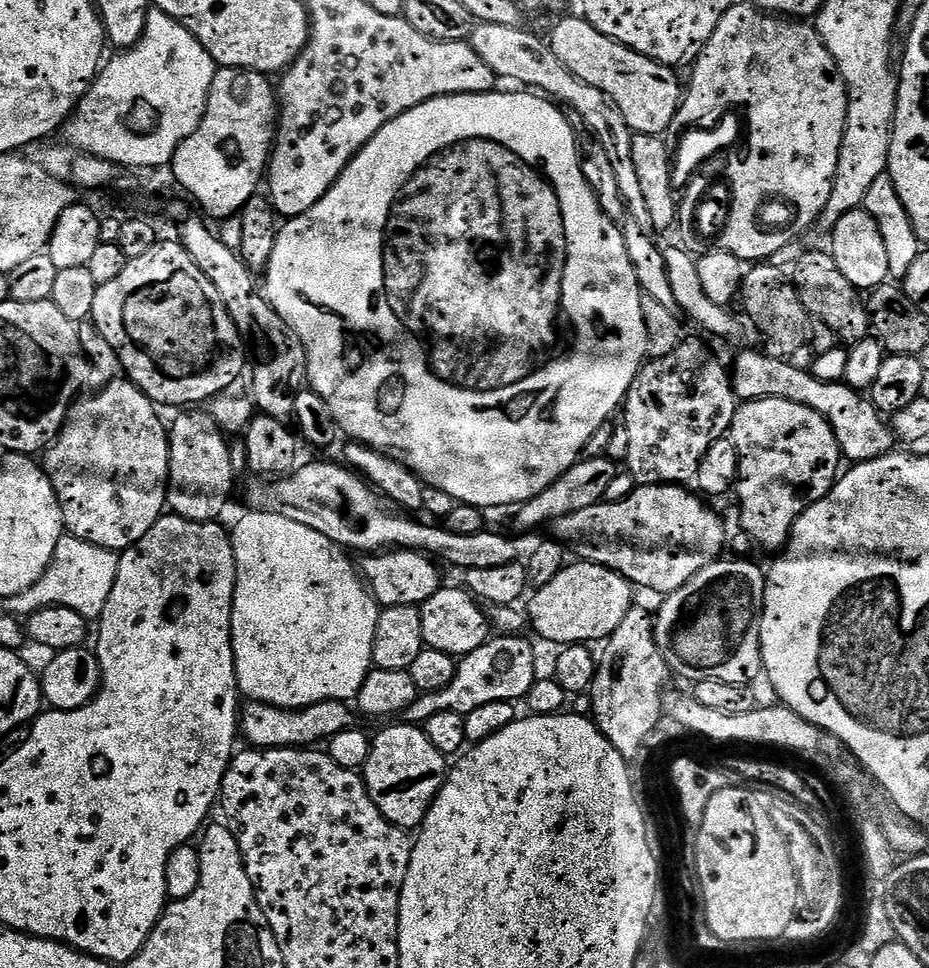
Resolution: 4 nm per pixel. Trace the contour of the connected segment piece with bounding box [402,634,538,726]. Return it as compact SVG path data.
M520 634L493 635L478 650L463 657L456 667L454 682L441 692L425 692L417 695L414 703L402 713L405 724L422 726L434 714L453 712L465 717L470 710L478 710L478 706L487 706L490 702L520 702L538 681L536 674L536 652L532 644Z

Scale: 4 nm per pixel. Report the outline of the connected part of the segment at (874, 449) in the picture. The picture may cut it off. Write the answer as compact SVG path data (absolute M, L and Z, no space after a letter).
M748 348L736 356L736 369L731 369L732 389L736 392L737 401L747 402L749 400L769 400L778 398L786 402L798 402L818 414L822 414L828 420L828 425L834 430L834 438L838 438L840 455L845 461L852 464L861 464L867 460L873 460L879 456L893 451L897 447L898 440L893 435L889 421L881 412L872 405L871 399L863 391L856 391L845 382L831 384L814 378L807 367L799 368L791 359L780 359L769 356L767 351L756 348Z

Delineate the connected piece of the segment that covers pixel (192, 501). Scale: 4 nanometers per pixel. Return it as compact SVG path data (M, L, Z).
M184 410L168 434L168 498L167 507L173 513L199 524L216 522L221 519L224 507L232 496L232 452L228 449L225 433L211 415L204 410Z

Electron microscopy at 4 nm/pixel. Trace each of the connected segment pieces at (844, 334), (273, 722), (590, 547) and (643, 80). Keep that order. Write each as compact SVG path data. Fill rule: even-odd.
M831 251L806 253L796 268L794 284L807 315L813 321L821 320L834 335L850 340L849 342L857 342L869 335L870 321L865 301L856 297L859 296L858 290L846 281L842 270L838 270Z
M343 700L318 702L309 708L276 708L273 704L248 702L243 705L238 716L238 728L249 740L253 749L261 748L308 748L320 746L338 734L353 727L352 712Z
M642 484L625 500L586 506L578 514L558 518L551 525L551 535L571 551L573 548L581 561L601 564L637 589L677 592L703 568L721 559L724 548L723 522L695 491L688 490L679 484Z
M583 18L564 20L552 32L551 48L581 82L596 87L620 109L636 134L664 136L682 103L682 80L667 64L659 64L616 40L606 38Z

